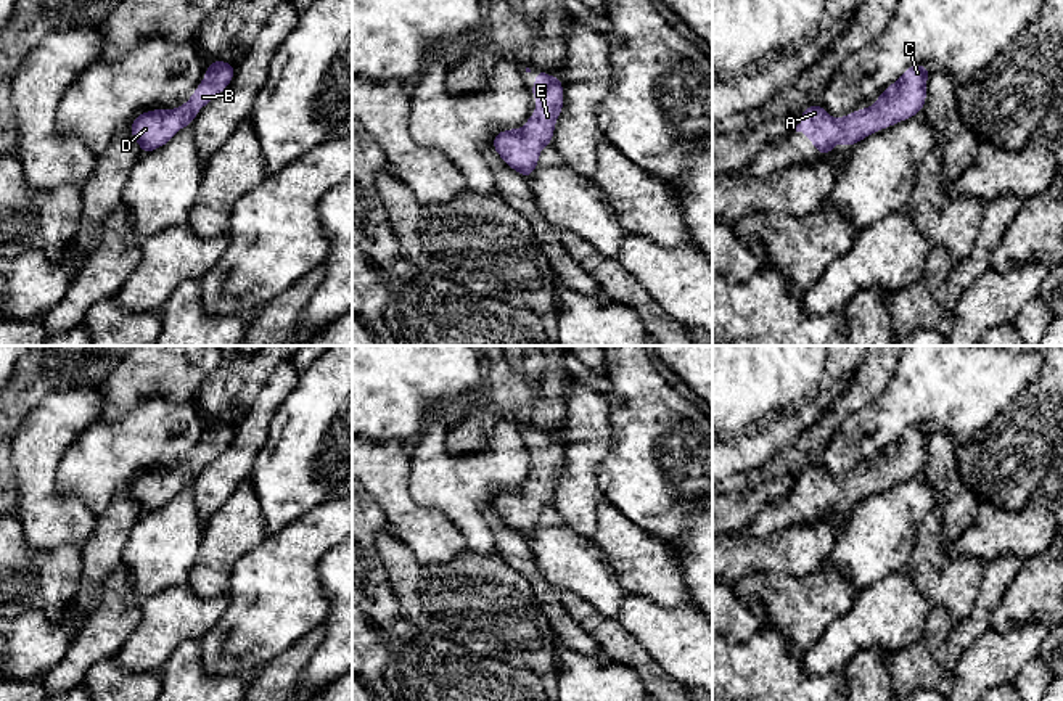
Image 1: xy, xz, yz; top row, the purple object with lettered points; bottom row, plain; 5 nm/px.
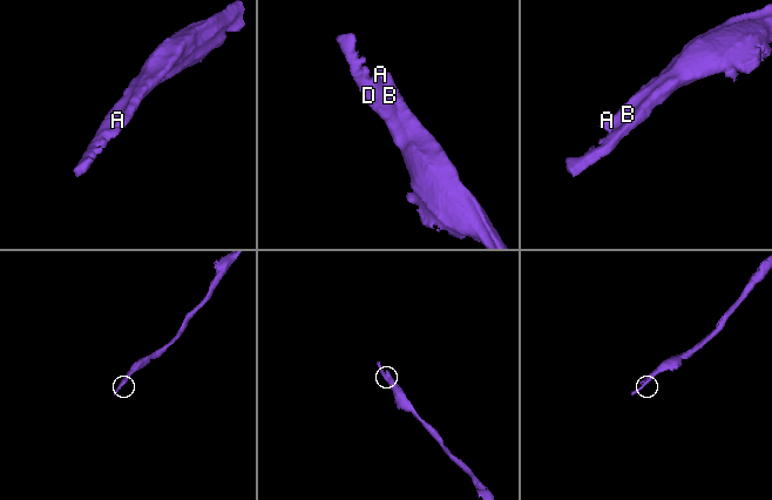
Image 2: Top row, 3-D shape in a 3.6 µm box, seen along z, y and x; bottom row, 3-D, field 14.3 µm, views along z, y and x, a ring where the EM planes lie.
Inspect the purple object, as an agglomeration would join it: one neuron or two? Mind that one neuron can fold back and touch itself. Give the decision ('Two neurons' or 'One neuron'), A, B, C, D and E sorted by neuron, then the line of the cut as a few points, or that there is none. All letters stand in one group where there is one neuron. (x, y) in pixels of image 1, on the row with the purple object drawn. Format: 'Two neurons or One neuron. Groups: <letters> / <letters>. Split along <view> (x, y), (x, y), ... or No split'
One neuron. Groups: A B C D E. No split

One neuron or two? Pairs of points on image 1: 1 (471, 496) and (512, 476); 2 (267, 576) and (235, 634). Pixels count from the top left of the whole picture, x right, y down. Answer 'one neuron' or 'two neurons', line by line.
1: one neuron
2: one neuron

